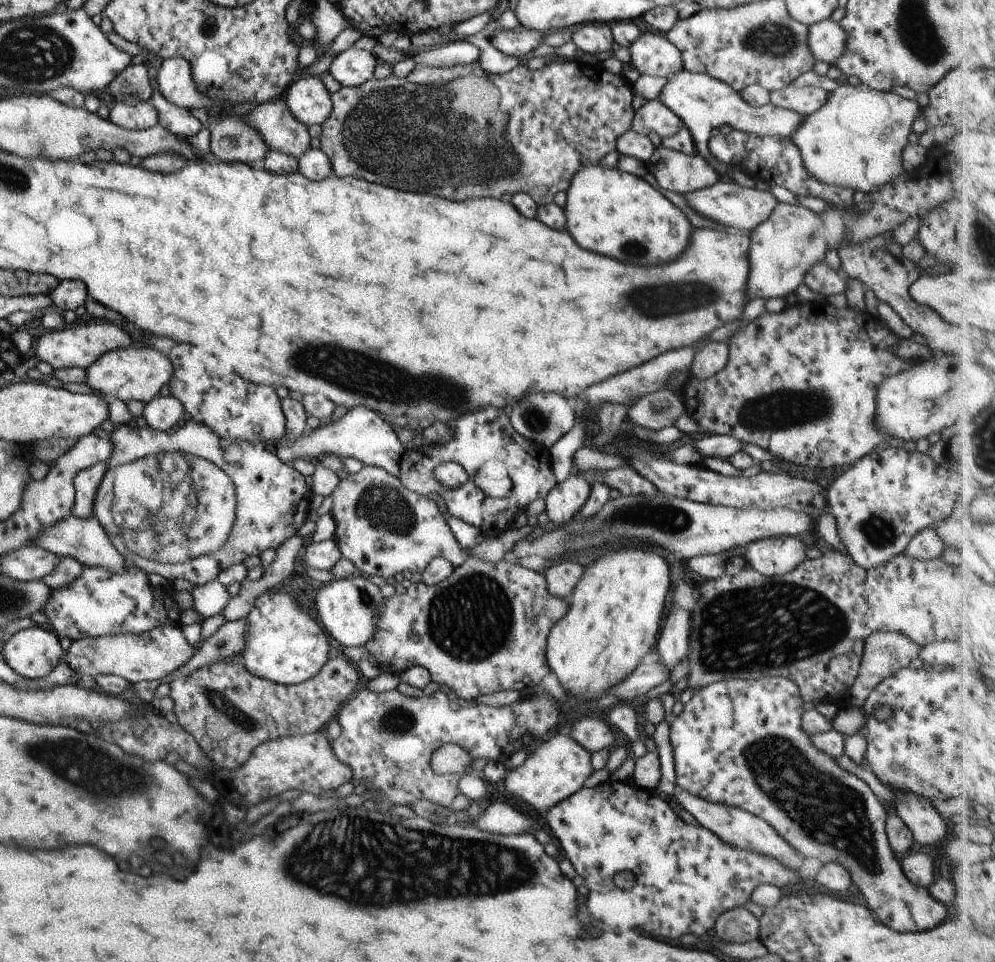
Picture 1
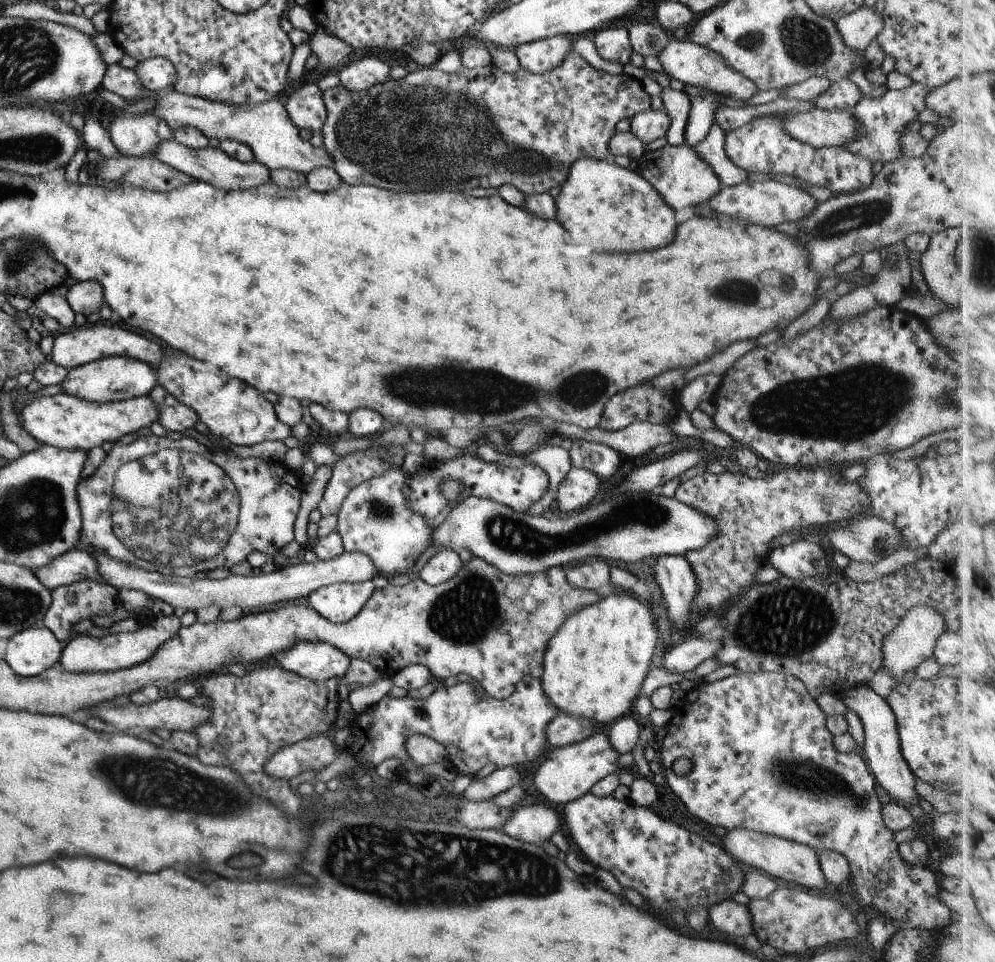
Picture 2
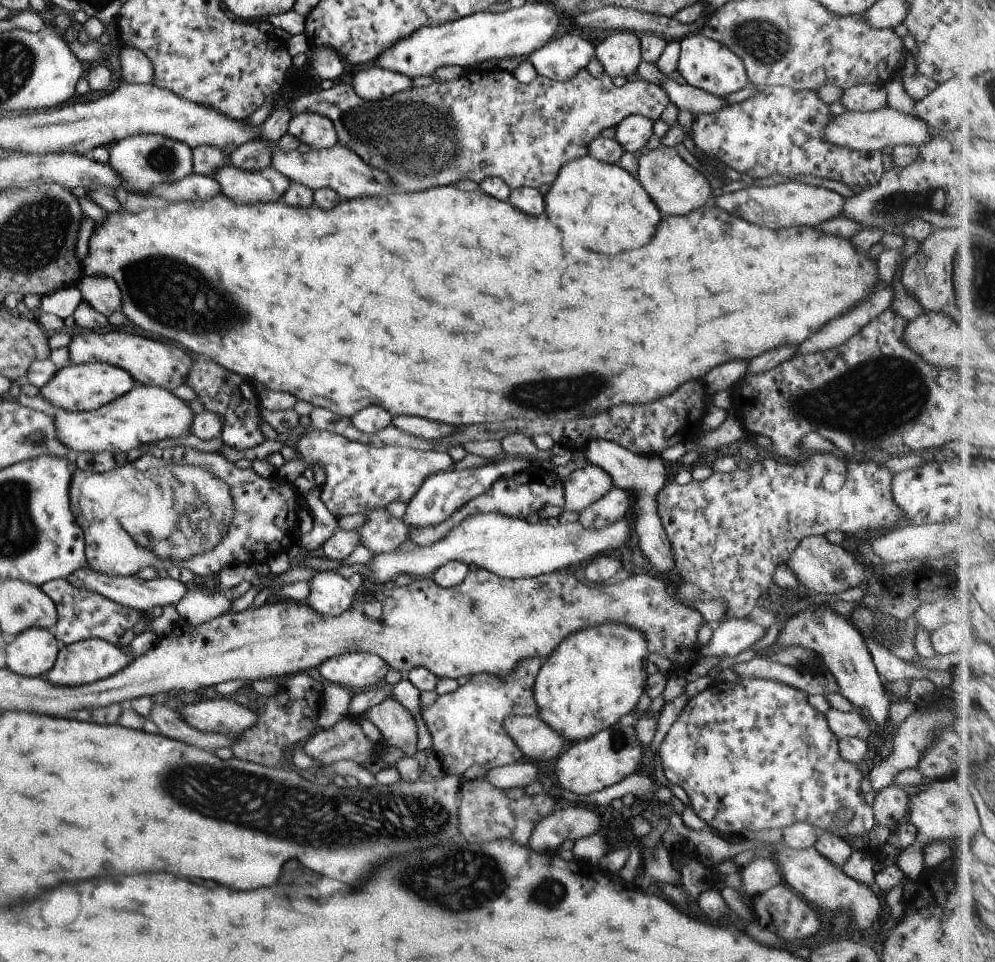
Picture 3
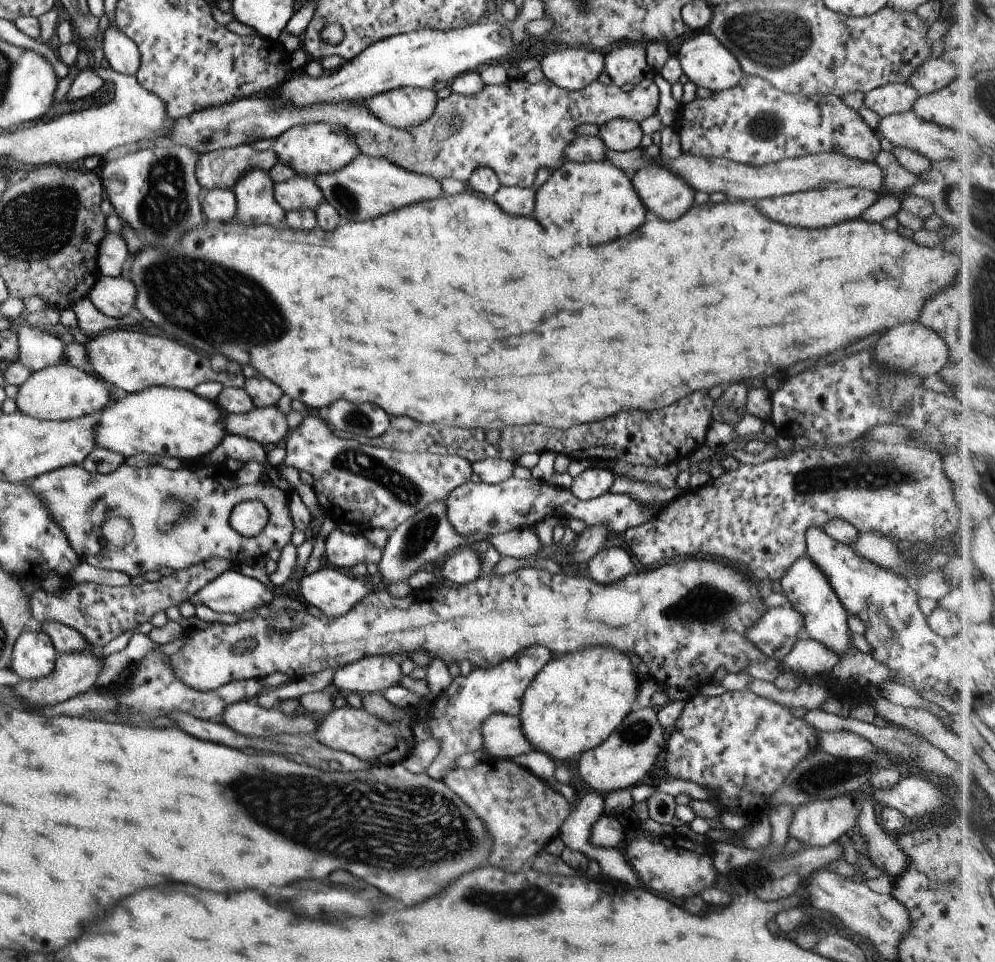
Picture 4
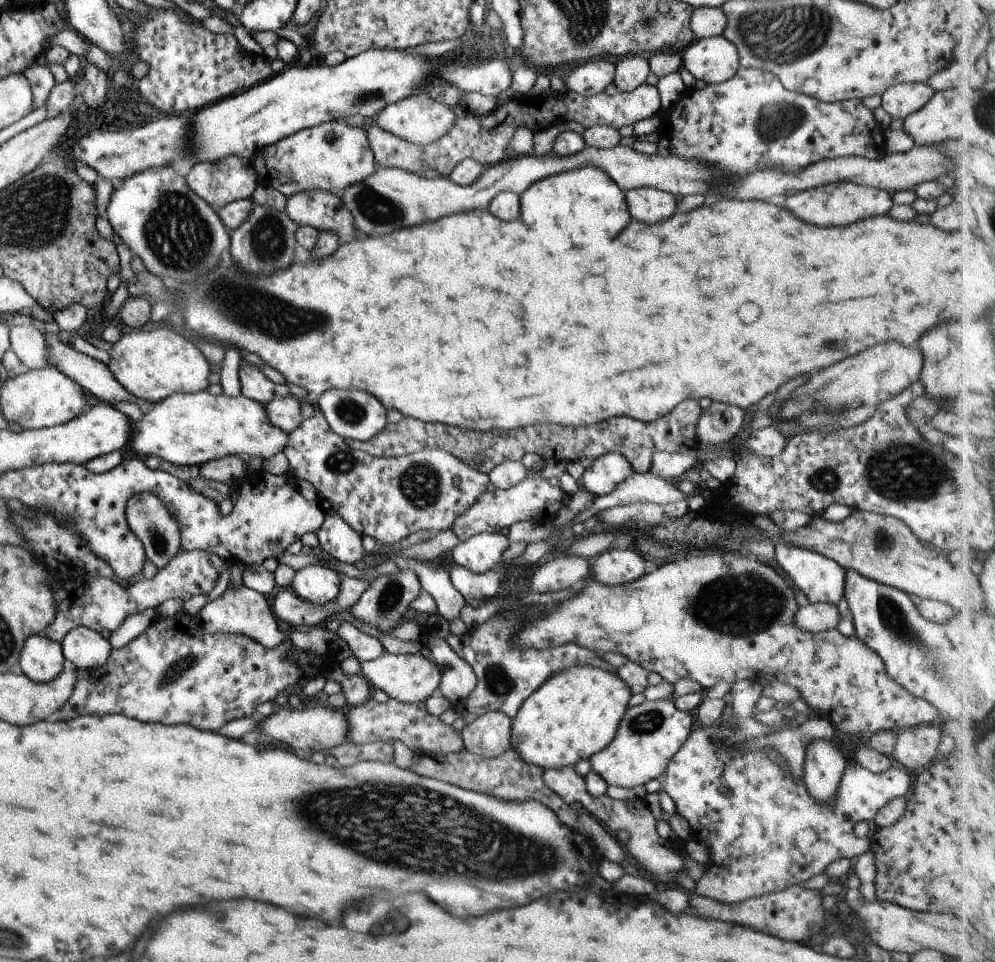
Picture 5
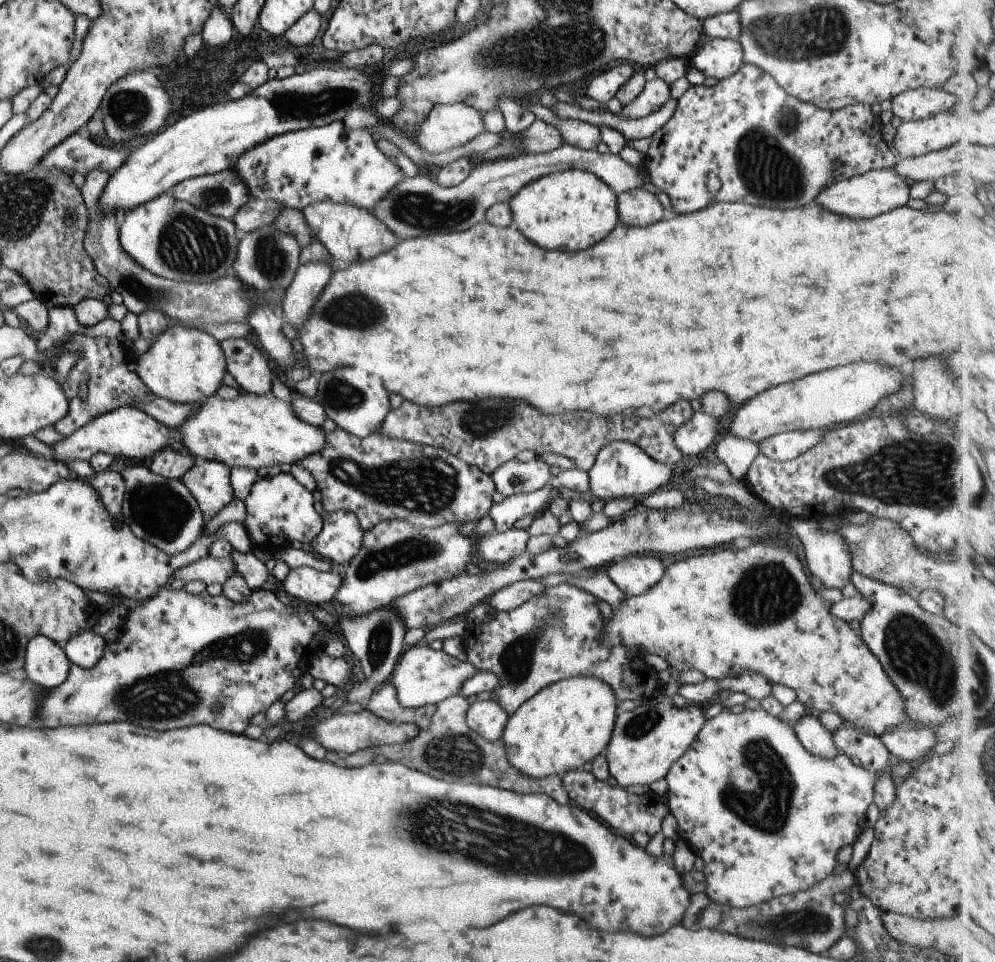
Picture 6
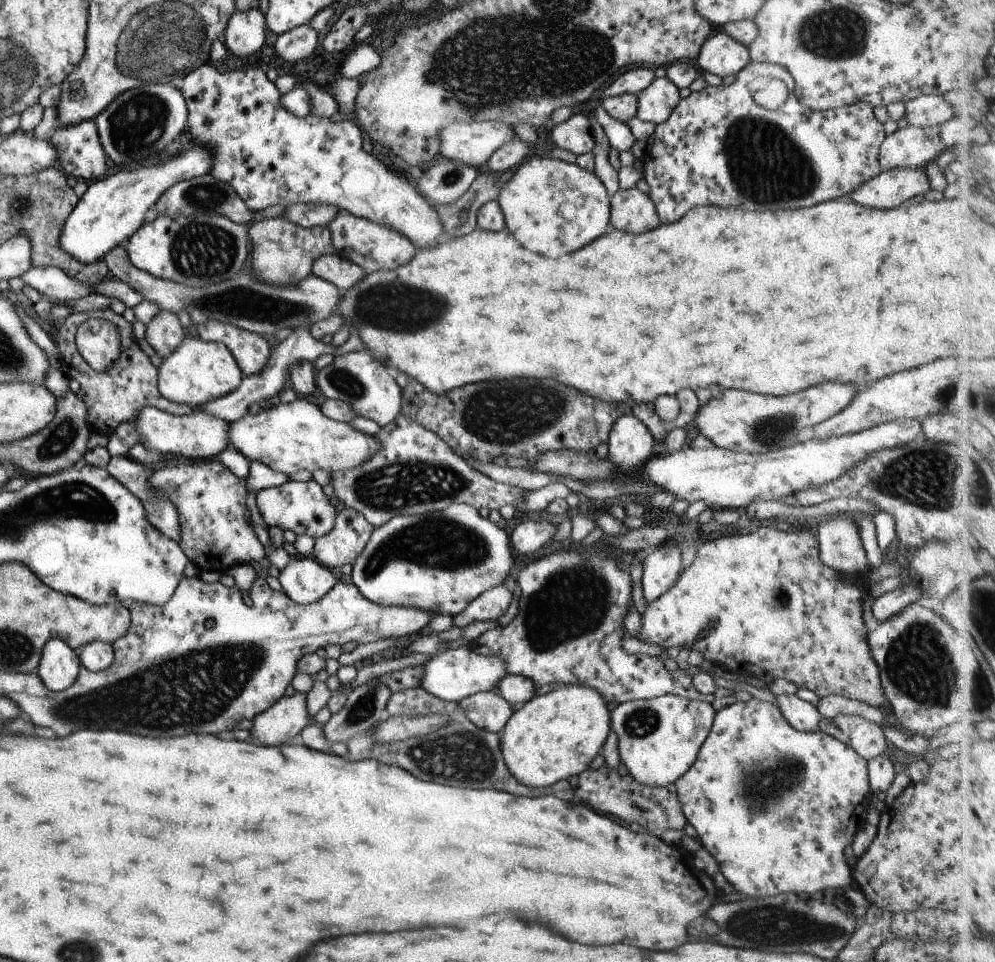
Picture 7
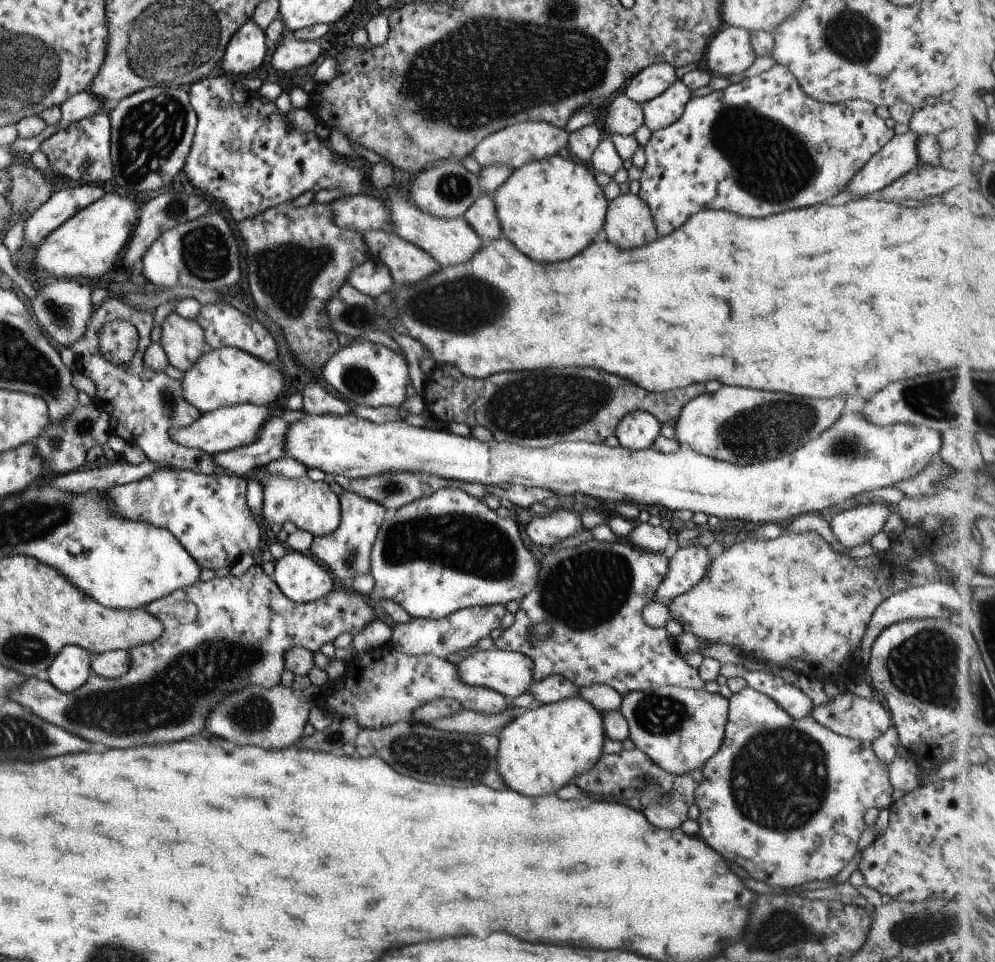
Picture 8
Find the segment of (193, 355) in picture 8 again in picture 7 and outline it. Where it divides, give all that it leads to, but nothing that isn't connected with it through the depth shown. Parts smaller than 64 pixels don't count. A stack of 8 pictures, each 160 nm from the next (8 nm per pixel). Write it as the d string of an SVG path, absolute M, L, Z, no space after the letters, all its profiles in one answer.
M160 311L145 325L145 342L159 357L169 356L185 339L176 314Z

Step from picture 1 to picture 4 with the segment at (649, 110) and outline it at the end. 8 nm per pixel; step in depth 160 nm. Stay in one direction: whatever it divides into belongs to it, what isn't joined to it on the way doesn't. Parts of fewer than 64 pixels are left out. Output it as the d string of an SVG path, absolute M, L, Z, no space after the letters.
M613 119L598 126L597 137L606 146L607 150L628 151L639 147L641 129L636 122L627 119Z

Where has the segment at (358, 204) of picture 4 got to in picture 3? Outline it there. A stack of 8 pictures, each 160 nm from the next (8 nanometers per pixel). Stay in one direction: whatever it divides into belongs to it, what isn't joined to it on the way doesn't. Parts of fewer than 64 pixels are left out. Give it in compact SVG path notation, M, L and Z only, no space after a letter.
M276 142L272 145L271 150L270 166L290 181L306 186L312 192L319 189L333 189L333 192L339 198L353 200L353 198L361 198L365 194L367 196L377 196L377 194L394 190L394 186L384 170L367 164L359 158L358 154L341 145L335 145L330 149L321 149L320 151L311 150L299 155L296 150L283 153Z

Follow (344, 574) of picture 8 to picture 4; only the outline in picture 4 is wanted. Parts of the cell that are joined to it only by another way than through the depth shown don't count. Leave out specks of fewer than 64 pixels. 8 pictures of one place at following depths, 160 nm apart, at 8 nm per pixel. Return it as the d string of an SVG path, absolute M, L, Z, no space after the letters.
M336 525L324 540L323 555L325 560L331 562L333 566L350 569L359 562L378 563L382 551L373 548L363 536L363 532L359 535L354 535L351 532L346 533Z

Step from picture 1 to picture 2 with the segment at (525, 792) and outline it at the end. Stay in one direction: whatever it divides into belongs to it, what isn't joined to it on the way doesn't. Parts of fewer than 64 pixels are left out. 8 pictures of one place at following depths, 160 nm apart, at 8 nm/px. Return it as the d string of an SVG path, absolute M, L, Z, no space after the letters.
M601 728L579 742L555 747L554 750L551 750L543 758L543 762L539 764L539 768L533 775L533 784L549 802L553 802L553 804L568 803L589 793L589 788L607 774L618 773L618 755L618 752L611 746L606 730Z

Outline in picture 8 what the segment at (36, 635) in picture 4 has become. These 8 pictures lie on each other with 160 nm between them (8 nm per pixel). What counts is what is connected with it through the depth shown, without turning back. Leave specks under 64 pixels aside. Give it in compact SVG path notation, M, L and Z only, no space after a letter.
M65 645L53 657L42 677L56 690L70 693L85 684L90 675L91 655L77 645Z

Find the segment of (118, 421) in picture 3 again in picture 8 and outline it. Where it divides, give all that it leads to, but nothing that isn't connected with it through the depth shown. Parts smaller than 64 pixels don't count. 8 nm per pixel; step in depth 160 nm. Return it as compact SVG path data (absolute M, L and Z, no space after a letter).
M845 410L839 415L835 422L831 423L831 426L828 426L819 436L808 440L803 445L798 445L793 448L792 451L784 456L776 457L775 459L769 459L766 461L759 461L755 464L750 465L734 465L729 464L723 461L718 461L717 459L712 459L711 457L706 457L705 455L697 454L689 448L678 448L676 451L670 453L660 453L654 451L653 449L639 449L634 451L621 445L615 447L609 447L602 442L599 444L587 443L586 441L561 441L558 443L553 443L548 447L526 447L521 444L508 443L503 441L496 441L492 439L490 442L481 442L475 437L469 435L468 437L463 437L457 434L453 434L450 431L446 430L443 426L436 429L428 429L427 427L415 427L411 424L406 424L405 421L391 421L389 423L375 424L374 422L369 422L359 418L357 415L343 415L343 416L331 416L331 415L307 415L303 418L303 421L297 422L295 424L290 424L286 432L286 438L284 439L284 453L287 457L297 459L299 462L302 462L306 468L318 468L324 473L329 473L333 475L341 475L342 477L347 477L348 479L360 479L370 476L377 476L378 474L383 474L386 472L400 472L400 473L423 473L428 475L435 475L436 477L442 478L444 481L460 481L461 483L479 483L484 487L509 487L513 485L519 485L524 487L539 487L542 489L547 489L553 495L560 494L561 496L569 496L575 494L582 494L587 496L592 496L593 498L601 498L607 502L617 503L631 503L631 504L643 504L647 505L661 505L666 509L671 511L675 510L689 510L689 512L703 512L709 516L717 516L717 518L733 518L733 520L743 520L743 522L750 522L754 525L765 525L766 523L781 523L781 520L787 520L791 516L799 517L800 514L808 514L809 512L818 512L819 510L825 510L825 508L831 508L831 506L837 506L845 500L853 498L855 494L861 494L865 490L875 490L876 488L885 488L887 486L893 487L901 481L909 481L916 474L921 473L927 466L927 463L930 463L934 458L938 457L938 452L940 445L942 444L941 433L939 431L933 430L932 428L927 428L926 426L921 425L912 425L909 423L895 423L892 425L877 426L875 423L868 421L863 413L859 411L850 411Z

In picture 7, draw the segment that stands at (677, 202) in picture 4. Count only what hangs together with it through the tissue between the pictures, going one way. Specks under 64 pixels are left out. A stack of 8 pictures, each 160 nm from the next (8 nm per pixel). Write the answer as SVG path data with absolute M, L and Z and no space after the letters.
M617 189L610 199L609 224L615 230L641 234L657 228L660 222L651 199L643 192L633 189Z

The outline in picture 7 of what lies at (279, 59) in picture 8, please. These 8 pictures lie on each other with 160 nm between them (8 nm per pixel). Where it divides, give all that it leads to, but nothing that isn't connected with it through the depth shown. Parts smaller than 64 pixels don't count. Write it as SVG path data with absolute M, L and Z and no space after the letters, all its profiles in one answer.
M308 25L292 28L286 33L277 35L273 44L275 54L289 64L301 62L309 56L317 46L318 35Z

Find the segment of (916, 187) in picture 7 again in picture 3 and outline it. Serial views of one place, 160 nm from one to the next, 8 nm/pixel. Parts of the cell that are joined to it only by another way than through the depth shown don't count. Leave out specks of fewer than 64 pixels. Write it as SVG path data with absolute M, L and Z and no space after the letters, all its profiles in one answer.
M790 182L773 186L743 188L716 197L715 204L747 222L765 228L793 228L793 226L817 226L821 222L842 214L845 198L827 188Z

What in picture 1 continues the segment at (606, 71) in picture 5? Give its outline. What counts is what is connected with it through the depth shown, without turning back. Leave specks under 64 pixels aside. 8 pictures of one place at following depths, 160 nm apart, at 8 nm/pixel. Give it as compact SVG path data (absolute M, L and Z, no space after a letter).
M517 25L514 29L496 28L490 34L491 44L507 56L525 56L531 54L543 42L543 33L524 29Z

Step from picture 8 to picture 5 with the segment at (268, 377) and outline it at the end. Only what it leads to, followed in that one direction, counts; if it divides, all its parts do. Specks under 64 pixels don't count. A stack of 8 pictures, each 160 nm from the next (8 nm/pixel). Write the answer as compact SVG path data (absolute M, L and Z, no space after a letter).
M165 324L150 325L141 329L125 329L119 340L113 343L108 352L110 364L106 366L119 386L127 390L138 400L149 402L149 404L162 401L174 393L196 393L205 391L208 387L207 375L209 374L208 363L203 354L190 341L187 341L185 334Z

